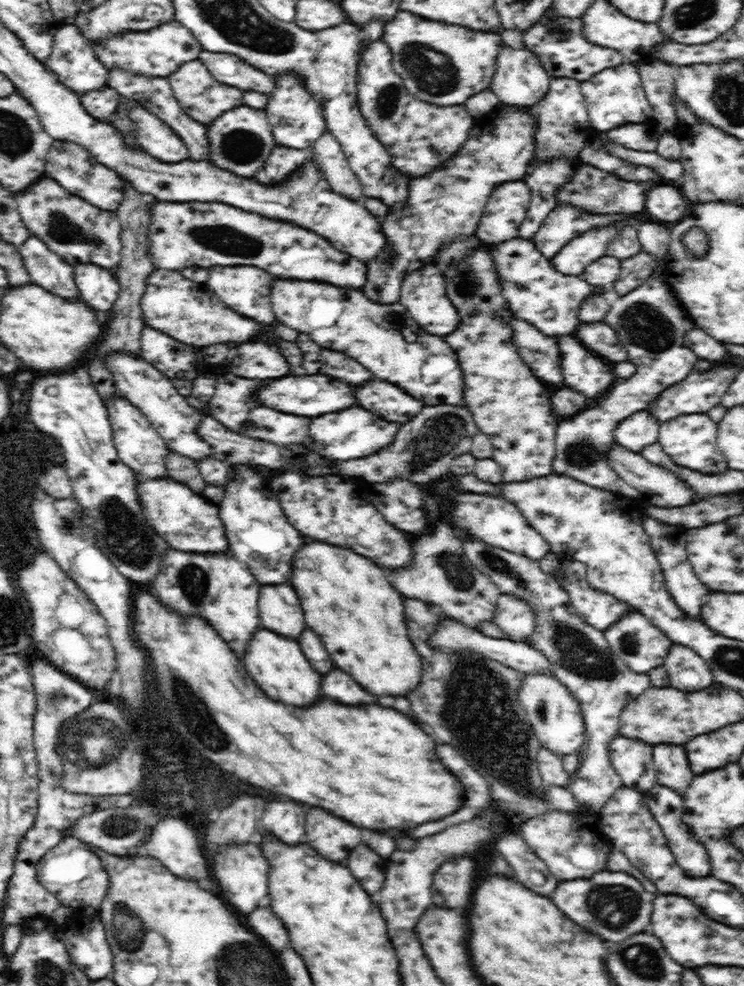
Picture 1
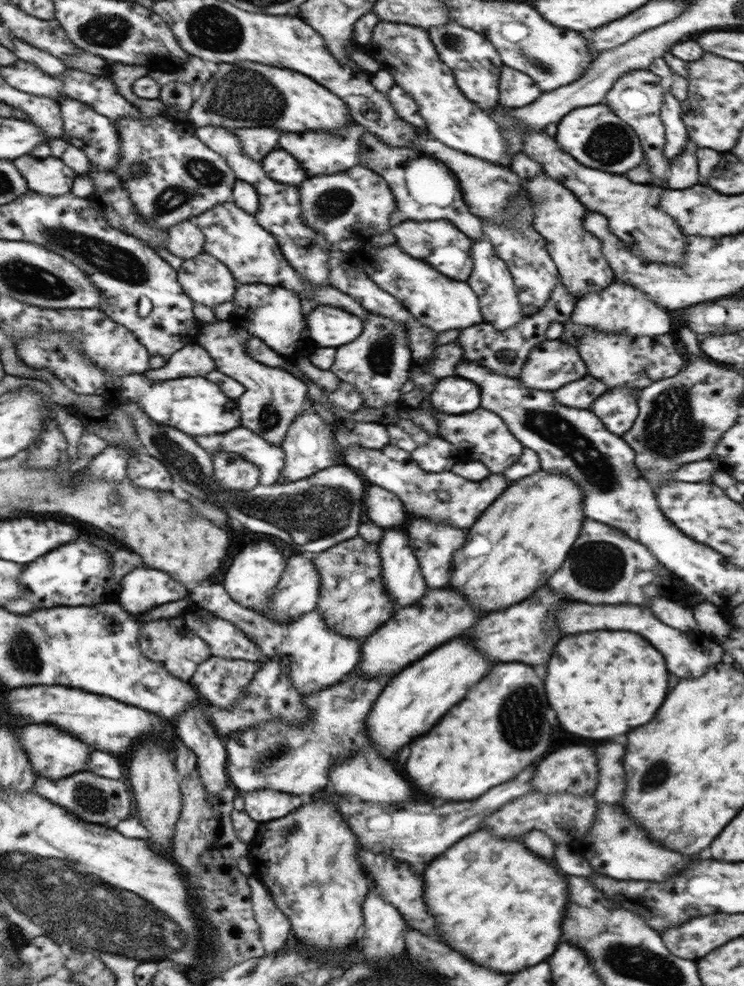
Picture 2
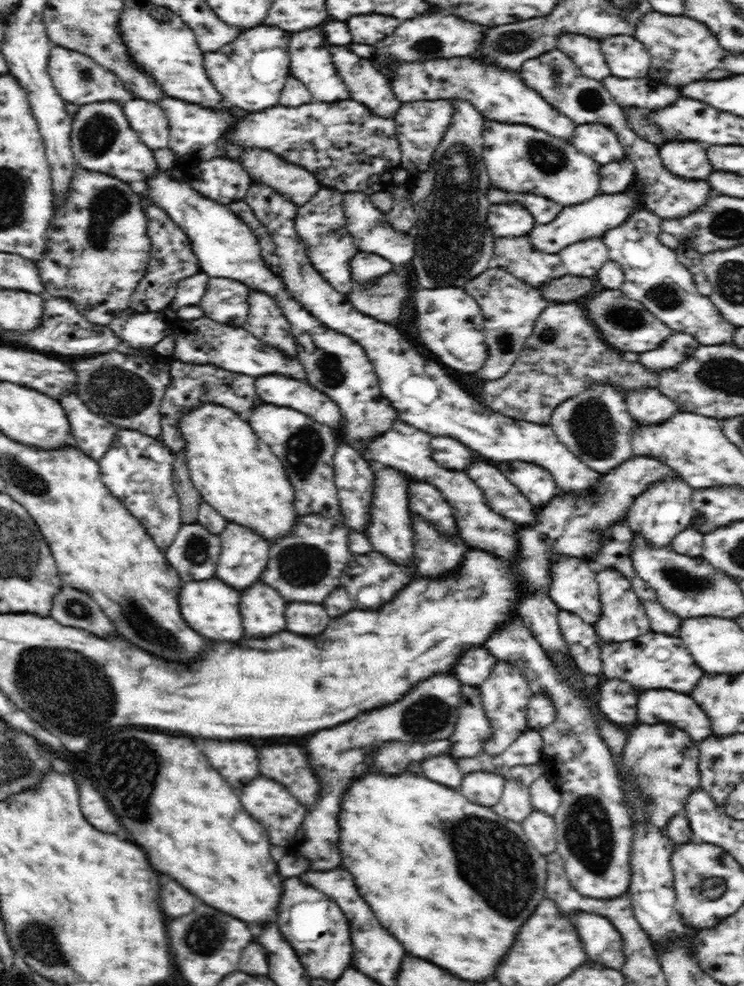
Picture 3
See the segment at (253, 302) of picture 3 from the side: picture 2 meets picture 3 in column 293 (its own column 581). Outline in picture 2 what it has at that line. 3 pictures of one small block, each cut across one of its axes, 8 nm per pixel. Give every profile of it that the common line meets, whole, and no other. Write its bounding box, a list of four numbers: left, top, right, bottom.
[573,331,684,388]

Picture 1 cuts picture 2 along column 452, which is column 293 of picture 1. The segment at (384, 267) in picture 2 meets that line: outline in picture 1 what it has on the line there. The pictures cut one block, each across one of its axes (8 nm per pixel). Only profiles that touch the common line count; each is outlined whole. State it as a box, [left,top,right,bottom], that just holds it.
[272,279,467,406]

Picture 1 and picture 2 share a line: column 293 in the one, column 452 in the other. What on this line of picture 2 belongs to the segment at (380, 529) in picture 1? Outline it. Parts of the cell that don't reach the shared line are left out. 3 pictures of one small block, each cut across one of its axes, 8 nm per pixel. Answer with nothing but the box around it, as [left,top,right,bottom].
[340,445,509,529]

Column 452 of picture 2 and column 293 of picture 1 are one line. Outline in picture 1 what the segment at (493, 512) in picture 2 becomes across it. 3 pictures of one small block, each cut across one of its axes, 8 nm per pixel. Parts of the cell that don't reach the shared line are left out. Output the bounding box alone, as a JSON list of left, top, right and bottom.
[288,541,423,696]

